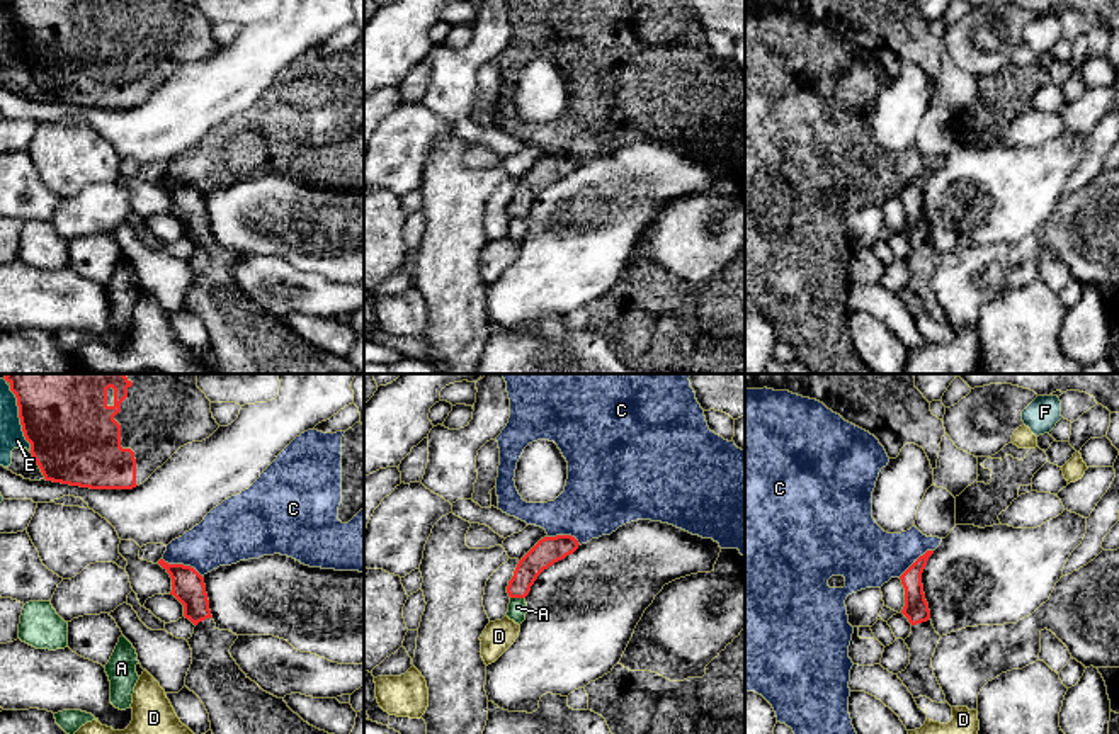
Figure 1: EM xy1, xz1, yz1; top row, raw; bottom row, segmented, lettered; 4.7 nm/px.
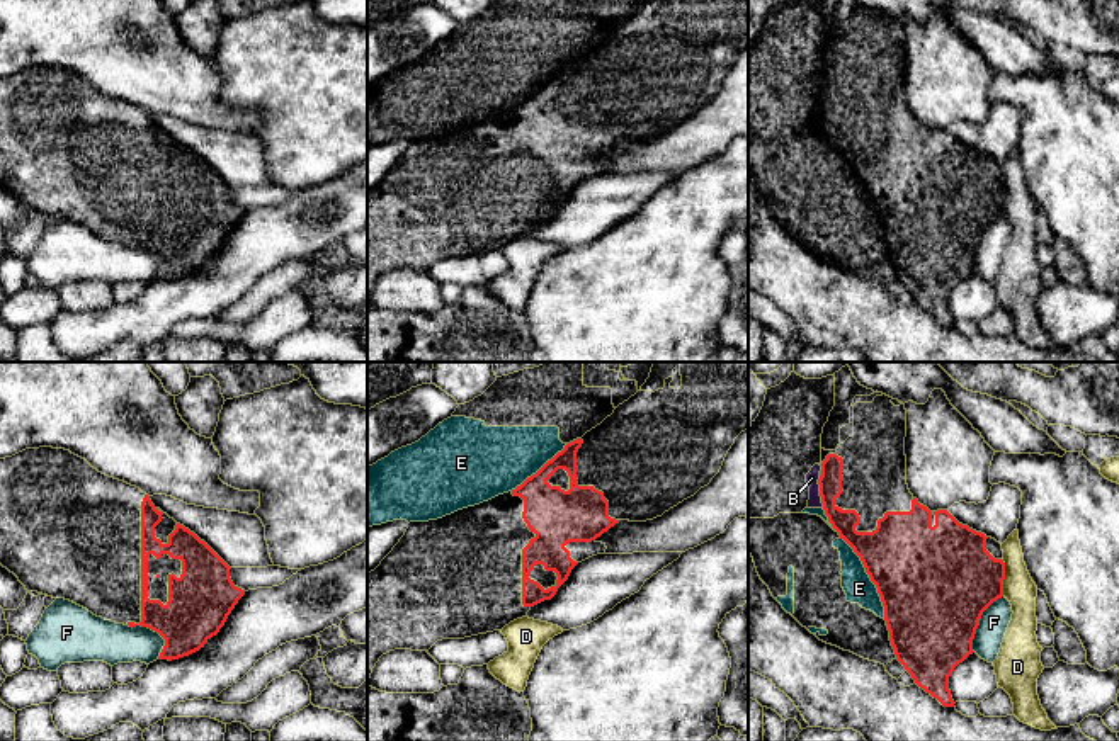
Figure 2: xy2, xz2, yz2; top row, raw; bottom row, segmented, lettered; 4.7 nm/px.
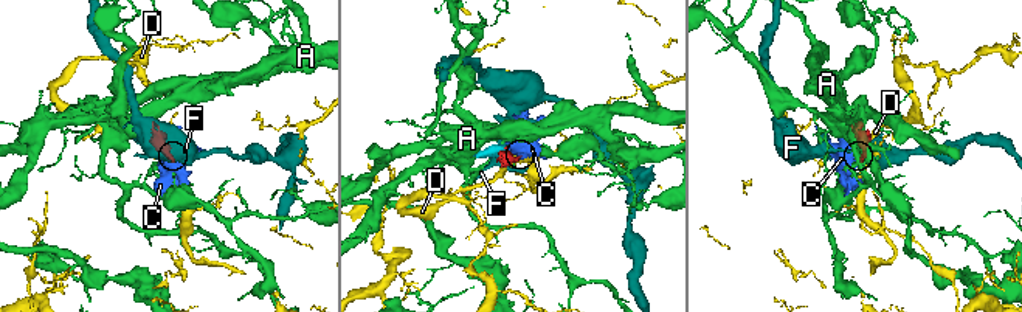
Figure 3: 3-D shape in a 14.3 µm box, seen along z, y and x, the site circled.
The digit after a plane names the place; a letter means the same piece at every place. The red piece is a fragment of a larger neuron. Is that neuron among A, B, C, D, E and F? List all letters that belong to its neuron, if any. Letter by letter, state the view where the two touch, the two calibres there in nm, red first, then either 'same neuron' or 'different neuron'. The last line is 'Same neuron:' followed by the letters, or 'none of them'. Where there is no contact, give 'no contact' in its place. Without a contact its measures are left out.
A: contact in xz1; calibres 120 and 90 nm; different neuron
B: contact in yz2; calibres 110 and 60 nm; different neuron
C: contact in xy1; calibres 160 and 280 nm; different neuron
D: contact in yz2; calibres 440 and 150 nm; different neuron
E: contact in yz2; calibres 460 and 140 nm; different neuron
F: contact in yz2; calibres 500 and 140 nm; different neuron
Same neuron: none of them

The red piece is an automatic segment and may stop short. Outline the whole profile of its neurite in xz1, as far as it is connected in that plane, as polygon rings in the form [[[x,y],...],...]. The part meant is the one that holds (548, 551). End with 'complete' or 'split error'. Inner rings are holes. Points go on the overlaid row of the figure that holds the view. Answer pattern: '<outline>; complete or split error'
[[[571,535],[541,539],[517,564],[507,593],[510,598],[525,598],[537,576],[578,549],[578,540]]]; complete

